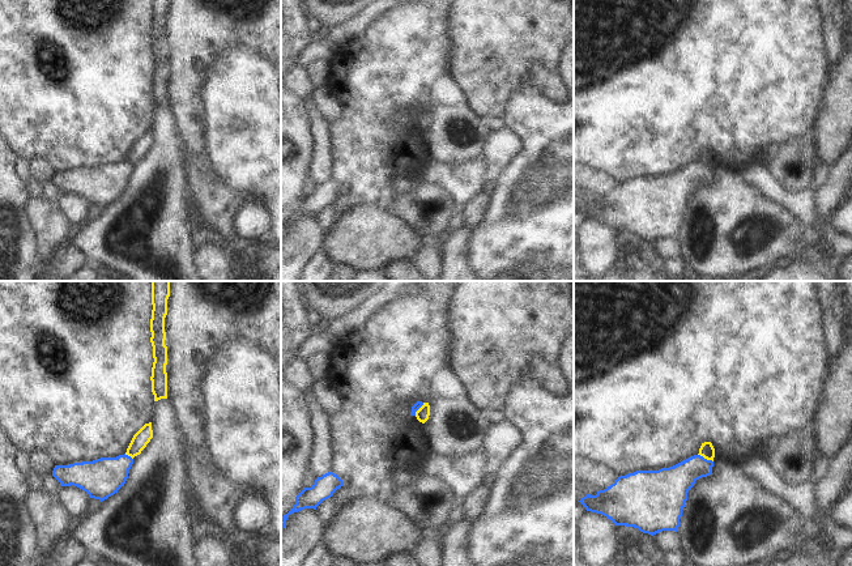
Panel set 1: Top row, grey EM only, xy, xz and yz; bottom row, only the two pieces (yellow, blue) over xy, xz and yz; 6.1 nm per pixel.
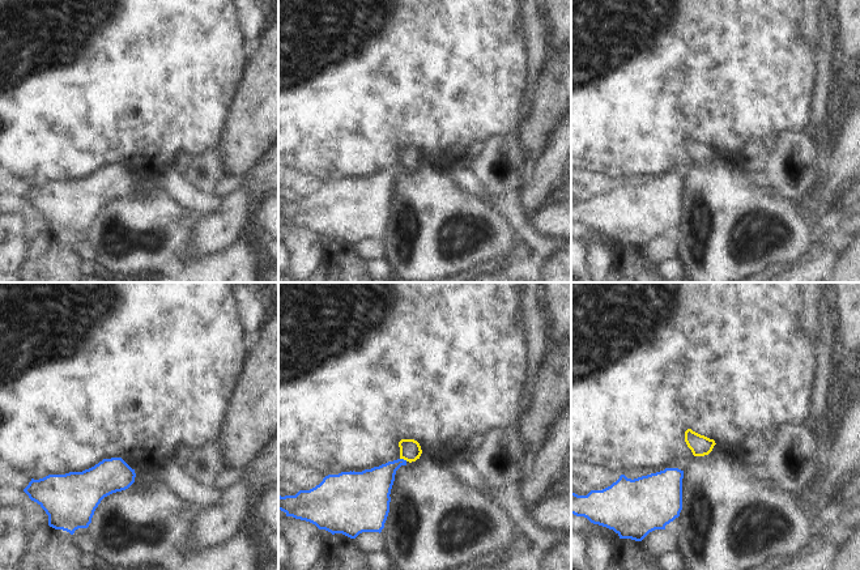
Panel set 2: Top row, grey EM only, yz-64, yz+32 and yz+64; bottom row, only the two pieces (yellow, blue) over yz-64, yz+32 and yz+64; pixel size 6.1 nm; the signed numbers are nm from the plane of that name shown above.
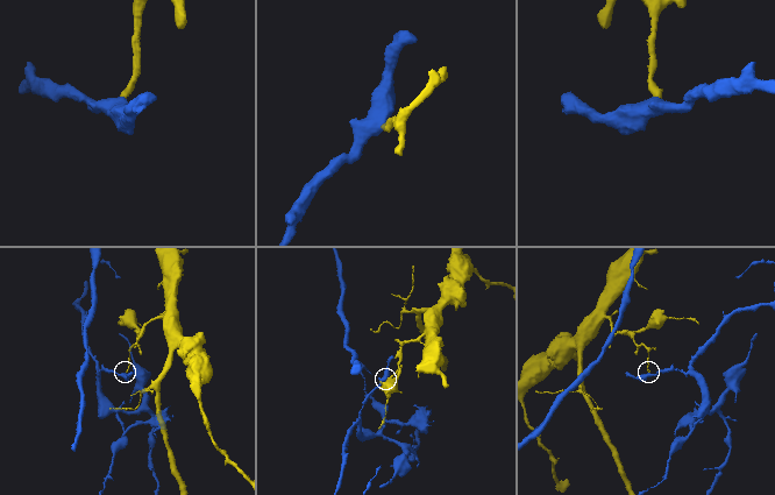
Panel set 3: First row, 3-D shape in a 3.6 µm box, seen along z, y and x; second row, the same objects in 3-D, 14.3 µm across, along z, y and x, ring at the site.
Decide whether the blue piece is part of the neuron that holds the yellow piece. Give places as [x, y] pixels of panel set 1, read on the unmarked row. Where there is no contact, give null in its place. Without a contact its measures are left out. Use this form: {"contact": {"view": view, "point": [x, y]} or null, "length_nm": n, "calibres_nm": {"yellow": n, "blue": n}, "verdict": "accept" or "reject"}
{"contact": {"view": "yz", "point": [706, 165]}, "length_nm": 110, "calibres_nm": {"yellow": 90, "blue": 200}, "verdict": "reject"}

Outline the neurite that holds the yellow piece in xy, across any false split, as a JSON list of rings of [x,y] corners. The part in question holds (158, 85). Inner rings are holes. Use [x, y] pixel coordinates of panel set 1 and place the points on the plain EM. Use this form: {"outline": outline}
{"outline": [[[152,0],[150,50],[153,54],[152,99],[154,108],[167,106],[167,54],[165,52],[165,25],[167,22],[167,7],[170,0]]]}

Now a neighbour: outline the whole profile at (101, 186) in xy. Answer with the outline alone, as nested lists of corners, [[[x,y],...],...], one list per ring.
[[[128,162],[101,165],[93,169],[55,173],[52,183],[61,193],[77,193],[101,209],[124,193],[133,166]]]

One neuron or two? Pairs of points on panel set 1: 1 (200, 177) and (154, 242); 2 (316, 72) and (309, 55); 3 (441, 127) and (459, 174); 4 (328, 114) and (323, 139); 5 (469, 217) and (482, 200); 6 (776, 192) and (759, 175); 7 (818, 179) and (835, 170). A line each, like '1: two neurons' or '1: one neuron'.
1: two neurons
2: two neurons
3: two neurons
4: two neurons
5: one neuron
6: one neuron
7: two neurons

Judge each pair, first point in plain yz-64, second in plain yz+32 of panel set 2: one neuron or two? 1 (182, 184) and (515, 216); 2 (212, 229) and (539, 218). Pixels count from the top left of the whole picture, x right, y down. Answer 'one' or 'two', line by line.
1: one
2: two

